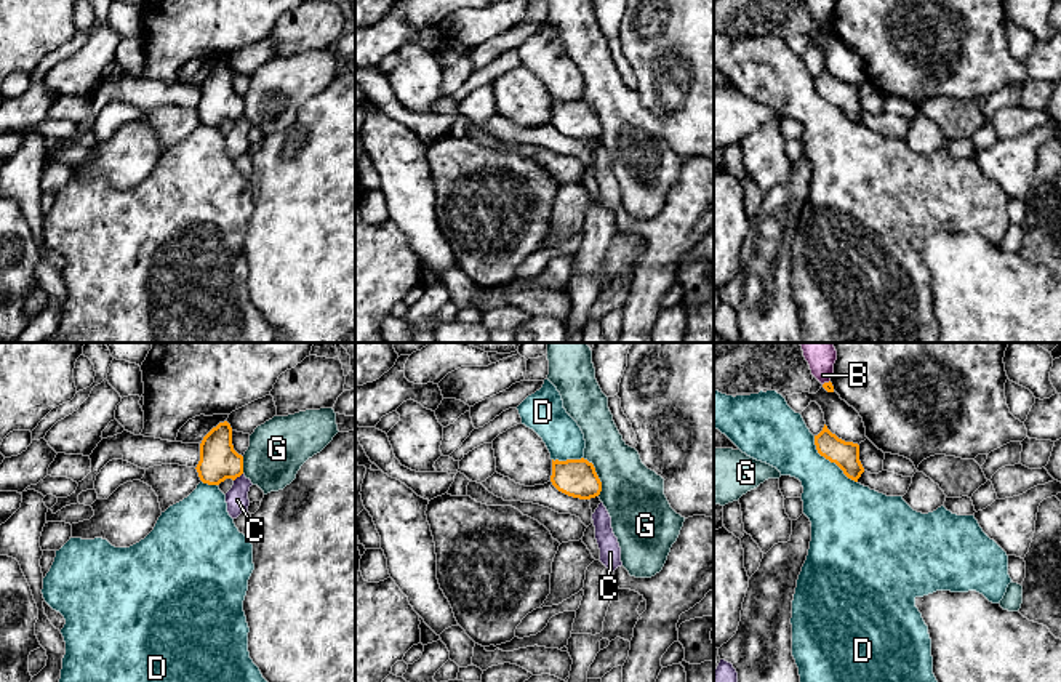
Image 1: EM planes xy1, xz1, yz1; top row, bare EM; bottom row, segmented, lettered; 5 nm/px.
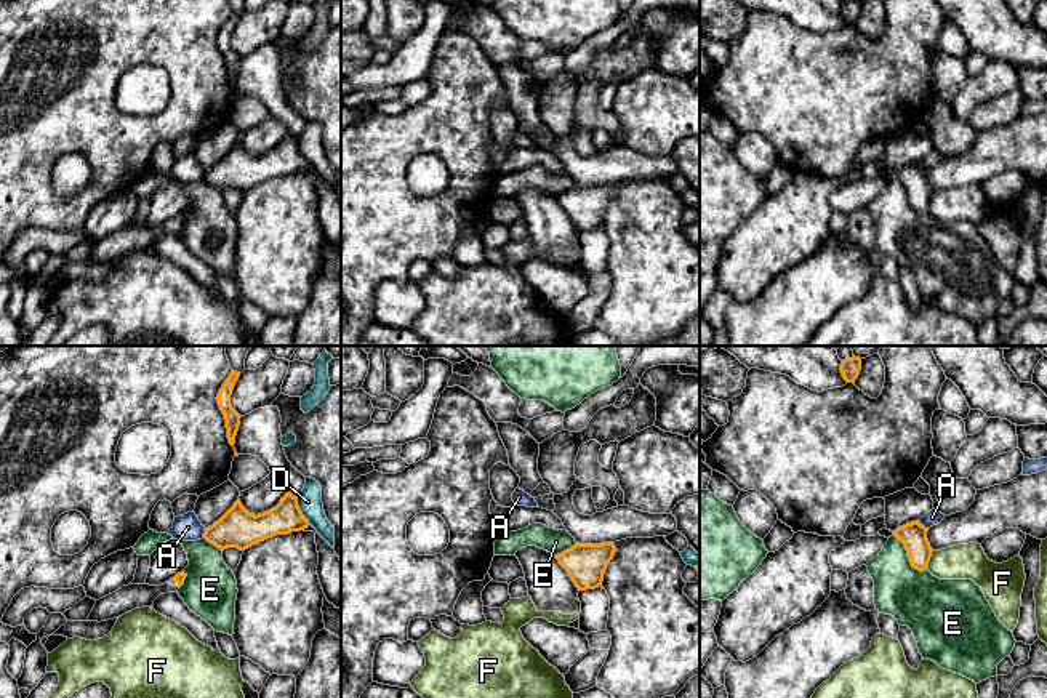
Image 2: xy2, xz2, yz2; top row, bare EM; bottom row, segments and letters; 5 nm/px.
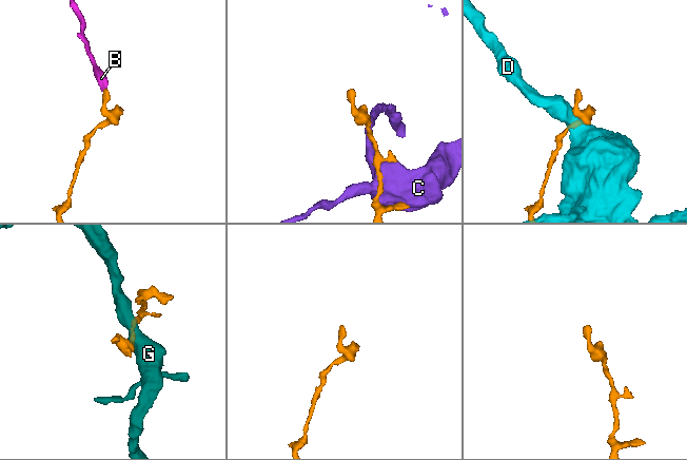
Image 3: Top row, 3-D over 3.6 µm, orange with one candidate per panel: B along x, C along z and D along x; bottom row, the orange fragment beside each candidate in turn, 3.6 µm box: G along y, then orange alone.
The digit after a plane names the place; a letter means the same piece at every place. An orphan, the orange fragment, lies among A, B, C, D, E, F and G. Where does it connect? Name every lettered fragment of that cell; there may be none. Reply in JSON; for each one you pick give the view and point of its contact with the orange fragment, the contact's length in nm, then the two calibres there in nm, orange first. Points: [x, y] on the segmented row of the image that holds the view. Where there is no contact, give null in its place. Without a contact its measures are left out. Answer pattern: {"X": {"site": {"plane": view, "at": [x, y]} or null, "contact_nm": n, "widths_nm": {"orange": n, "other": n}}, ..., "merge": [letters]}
{"merge": []}

